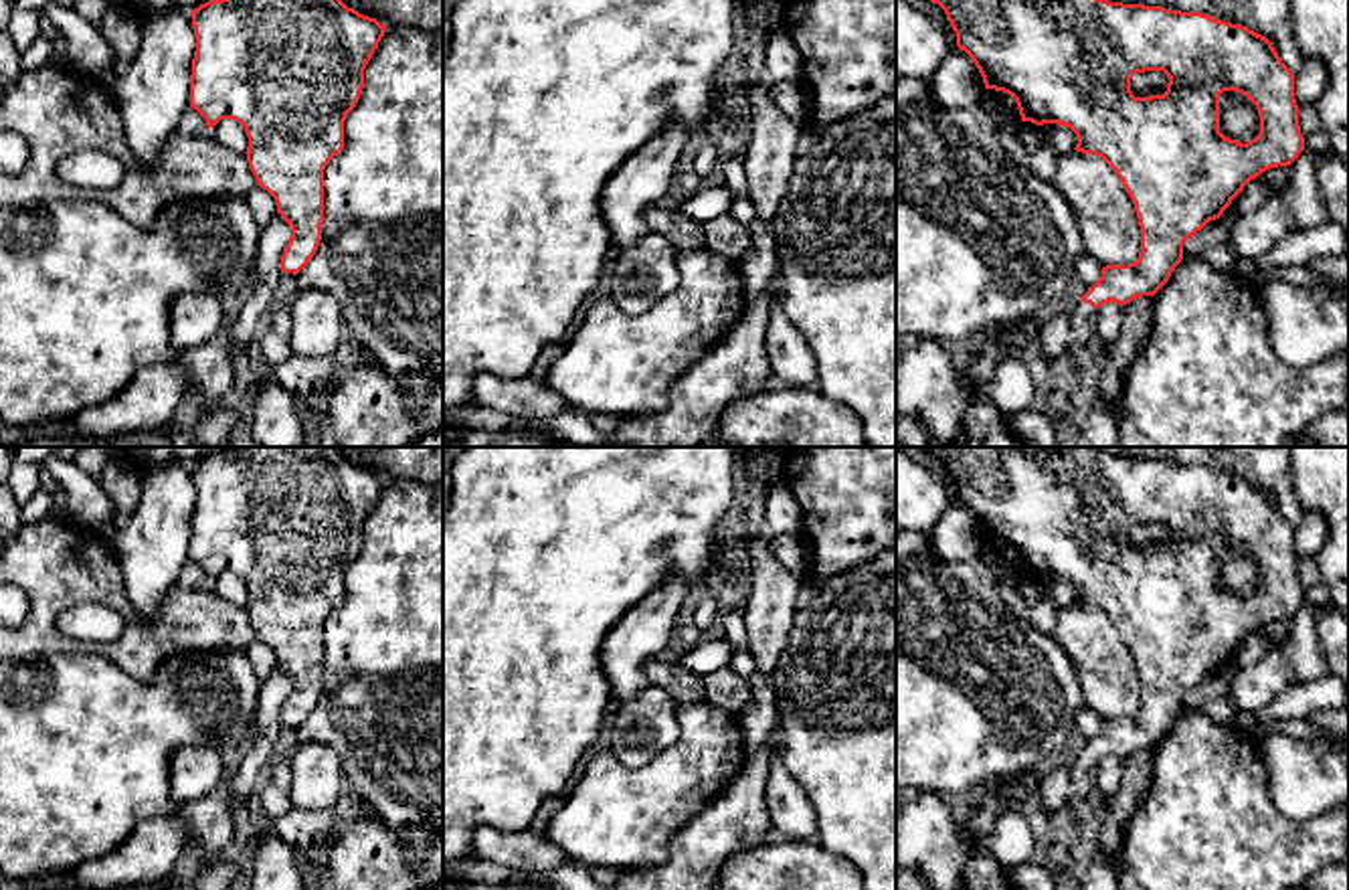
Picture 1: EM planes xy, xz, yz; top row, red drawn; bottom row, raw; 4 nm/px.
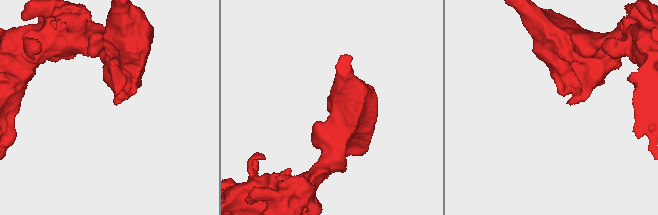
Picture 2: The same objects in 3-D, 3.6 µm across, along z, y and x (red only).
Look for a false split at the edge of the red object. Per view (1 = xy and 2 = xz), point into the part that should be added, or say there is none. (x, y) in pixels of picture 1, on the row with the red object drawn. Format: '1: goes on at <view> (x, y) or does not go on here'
1: does not go on here
2: does not go on here

